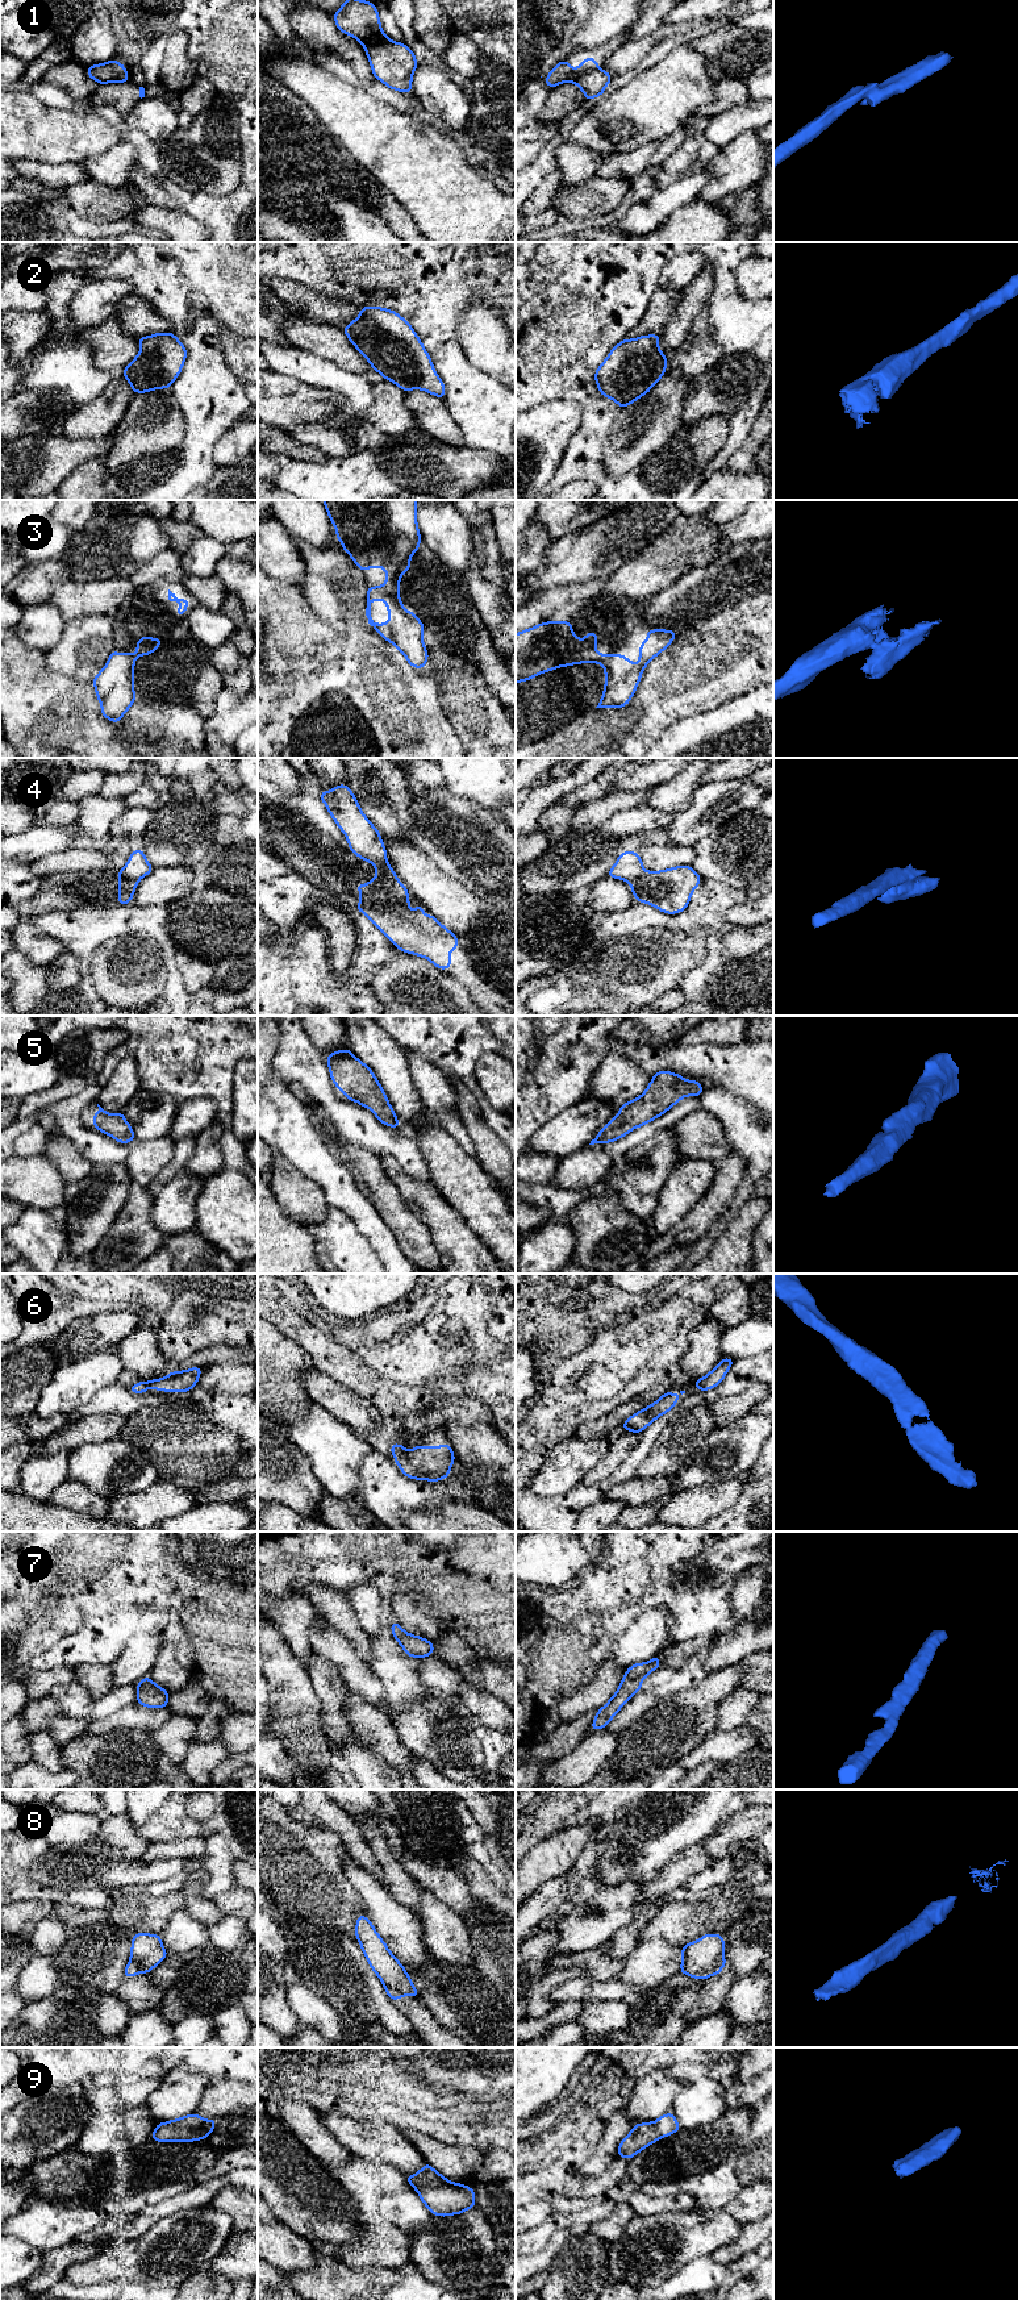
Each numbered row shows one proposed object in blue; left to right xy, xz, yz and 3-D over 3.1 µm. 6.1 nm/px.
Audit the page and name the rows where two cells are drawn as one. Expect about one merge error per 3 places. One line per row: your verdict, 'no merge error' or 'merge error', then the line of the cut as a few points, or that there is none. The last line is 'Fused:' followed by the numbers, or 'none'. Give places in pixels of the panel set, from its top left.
1: merge error | xz (383, 33), (363, 45)
2: no merge error | no cut
3: merge error | xz (379, 587), (399, 599)
4: merge error | xy (119, 875), (137, 882)
5: no merge error | no cut
6: no merge error | no cut
7: no merge error | no cut
8: no merge error | no cut
9: no merge error | no cut
Fused: 1, 3, 4

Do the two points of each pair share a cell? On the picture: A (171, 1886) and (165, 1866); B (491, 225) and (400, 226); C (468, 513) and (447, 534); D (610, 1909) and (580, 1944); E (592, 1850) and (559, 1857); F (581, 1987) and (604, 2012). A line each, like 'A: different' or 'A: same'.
A: different
B: different
C: different
D: same
E: different
F: different

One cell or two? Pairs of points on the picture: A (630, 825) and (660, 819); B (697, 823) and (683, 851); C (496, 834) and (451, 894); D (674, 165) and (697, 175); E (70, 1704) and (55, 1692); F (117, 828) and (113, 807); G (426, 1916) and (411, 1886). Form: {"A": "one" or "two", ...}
{"A": "one", "B": "two", "C": "two", "D": "two", "E": "one", "F": "two", "G": "two"}

